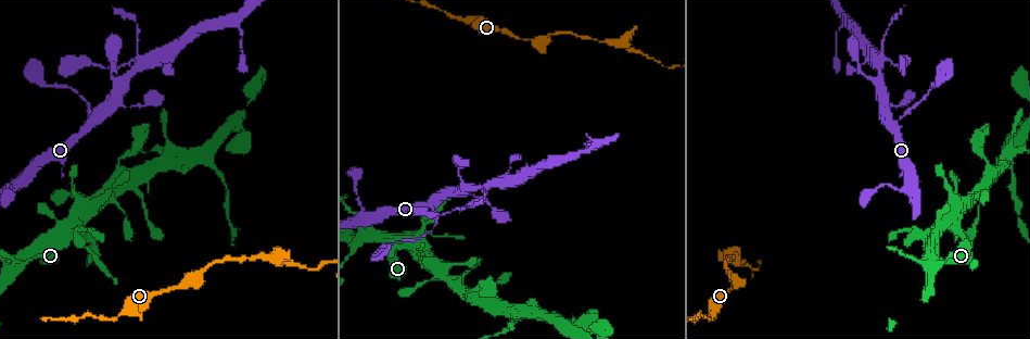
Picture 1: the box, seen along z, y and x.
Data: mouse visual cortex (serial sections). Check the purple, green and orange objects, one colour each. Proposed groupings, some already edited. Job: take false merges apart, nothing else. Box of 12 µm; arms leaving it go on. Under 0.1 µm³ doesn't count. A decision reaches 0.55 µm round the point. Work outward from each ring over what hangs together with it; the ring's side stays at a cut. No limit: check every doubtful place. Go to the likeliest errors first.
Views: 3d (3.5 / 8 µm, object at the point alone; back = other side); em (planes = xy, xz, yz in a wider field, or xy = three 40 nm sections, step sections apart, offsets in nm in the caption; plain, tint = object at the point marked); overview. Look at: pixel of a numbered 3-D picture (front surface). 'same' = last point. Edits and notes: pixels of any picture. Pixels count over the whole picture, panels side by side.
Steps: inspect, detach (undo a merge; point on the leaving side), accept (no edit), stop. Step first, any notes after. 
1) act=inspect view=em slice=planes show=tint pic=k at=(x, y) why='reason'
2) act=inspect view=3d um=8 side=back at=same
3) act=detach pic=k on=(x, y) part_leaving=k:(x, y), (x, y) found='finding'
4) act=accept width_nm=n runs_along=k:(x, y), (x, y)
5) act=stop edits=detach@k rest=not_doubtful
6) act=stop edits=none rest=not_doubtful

act=inspect view=3d um=3.5 pic=1 at=(117, 314) why='thick turns thin'

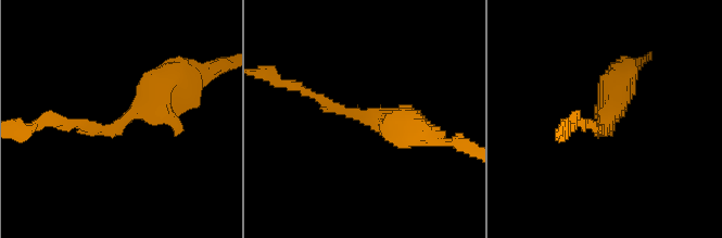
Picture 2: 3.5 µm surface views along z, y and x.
act=inspect view=em slice=xy step=5 show=tint pic=2 at=(364, 118) why='need the tissue'

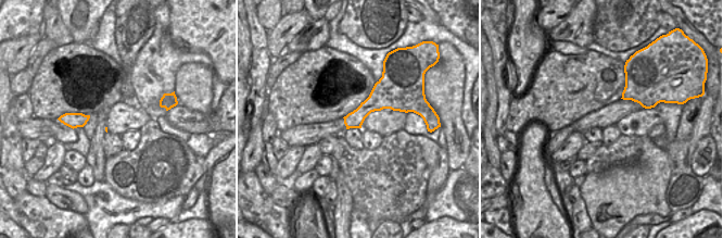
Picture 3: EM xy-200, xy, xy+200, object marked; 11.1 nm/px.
act=inspect view=em slice=xy step=1 show=tint at=same why='another direction'

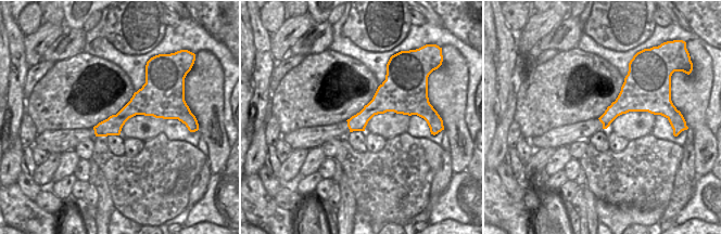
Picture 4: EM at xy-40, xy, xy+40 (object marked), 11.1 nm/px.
act=accept arm_widths_nm=150,450 runs_along=2:(173, 73), (116, 127), (60, 124) found='one cell here'

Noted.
act=inspect view=3d um=3.5 side=back pic=1 at=(368, 235) why='looks like a crossing'

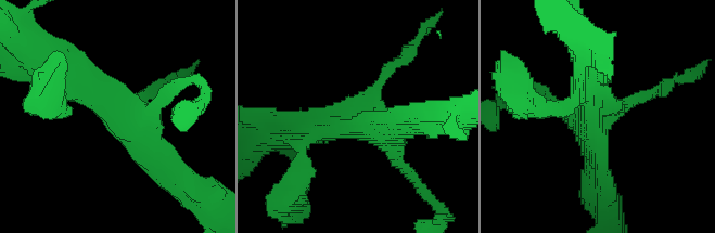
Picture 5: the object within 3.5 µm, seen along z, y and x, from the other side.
act=accept runs_along=5:(61, 90), (85, 87), (171, 164) found='one cell here'

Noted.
act=inspect view=3d um=3.5 pic=1 at=(892, 126) why='three-way junction'

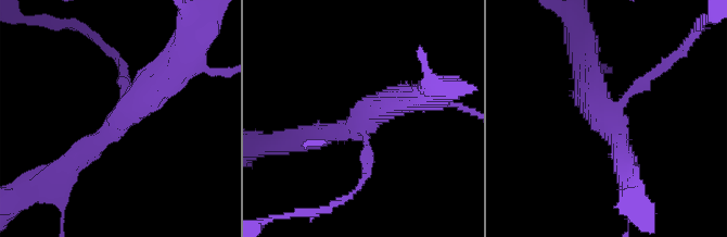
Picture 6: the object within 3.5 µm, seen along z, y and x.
act=inspect view=em slice=planes show=tint pic=6 at=(119, 119)

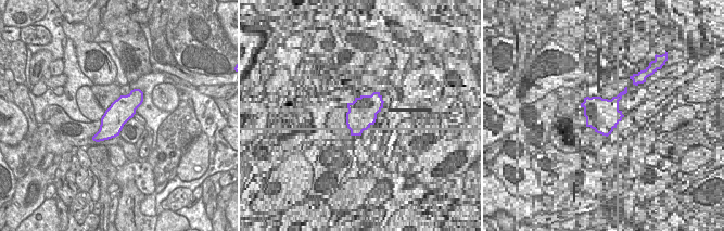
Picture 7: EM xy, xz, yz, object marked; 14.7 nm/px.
act=inspect view=em slice=xy step=1 show=tint at=same why='another direction'

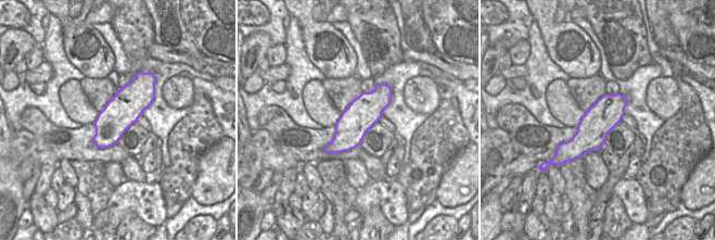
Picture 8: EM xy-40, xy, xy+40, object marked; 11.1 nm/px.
act=accept runs_along=6:(67, 164), (174, 71) found='all the same cell'

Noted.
act=inspect view=3d um=3.5 side=back pic=1 at=(137, 68) why='sharp bend'

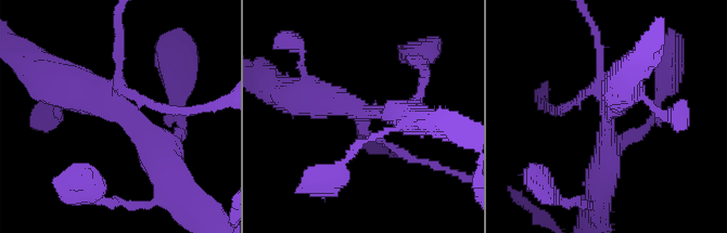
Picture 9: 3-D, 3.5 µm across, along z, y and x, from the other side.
act=inspect view=em slice=xy step=3 show=tint pic=9 at=(119, 109)

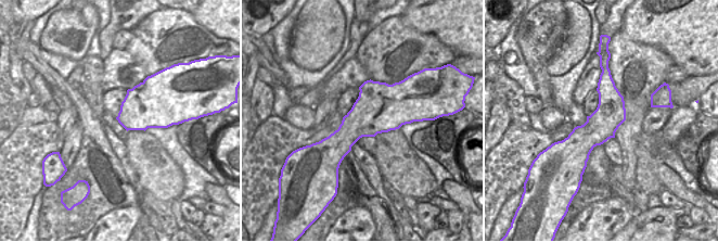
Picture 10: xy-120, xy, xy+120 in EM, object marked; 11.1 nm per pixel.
act=accept width_nm=550 runs_along=9:(162, 167), (118, 107), (55, 80) found='one cell here'

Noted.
act=stop edits=none rest=not_doubtful

